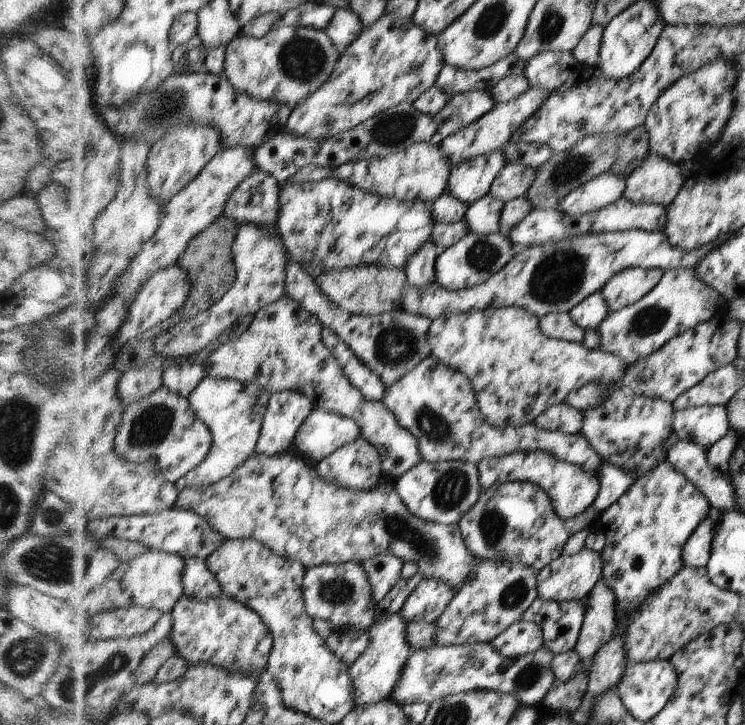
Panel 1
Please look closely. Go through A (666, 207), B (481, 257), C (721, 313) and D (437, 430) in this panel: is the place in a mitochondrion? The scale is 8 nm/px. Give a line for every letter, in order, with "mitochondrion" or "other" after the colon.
A: other
B: mitochondrion
C: other
D: mitochondrion

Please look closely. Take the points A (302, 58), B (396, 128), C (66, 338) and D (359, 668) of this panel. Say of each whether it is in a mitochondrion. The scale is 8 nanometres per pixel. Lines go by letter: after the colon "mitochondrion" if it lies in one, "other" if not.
A: mitochondrion
B: mitochondrion
C: mitochondrion
D: other

